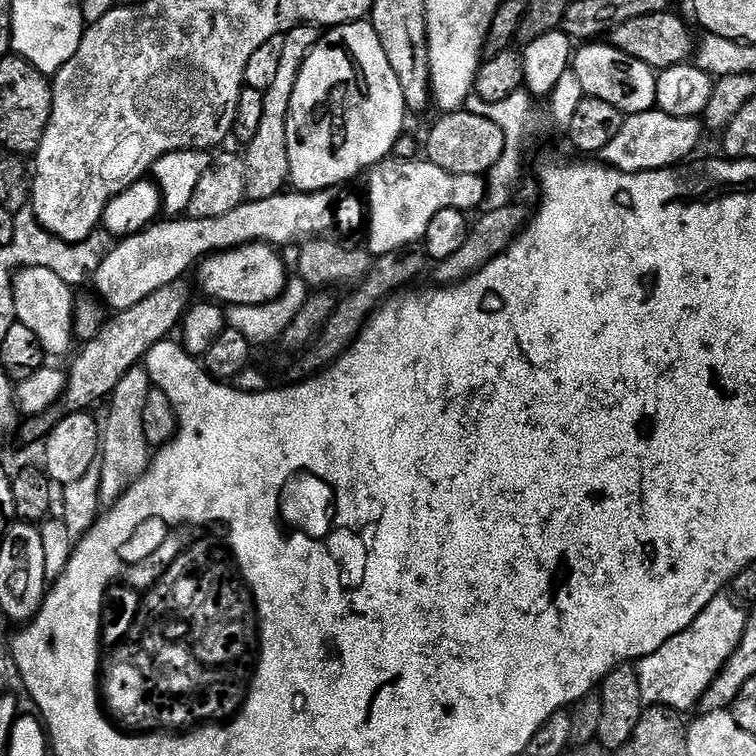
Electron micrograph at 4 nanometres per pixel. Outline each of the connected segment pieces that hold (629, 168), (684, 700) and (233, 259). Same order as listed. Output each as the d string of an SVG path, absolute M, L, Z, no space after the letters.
M659 110L639 112L628 116L622 130L610 141L602 153L602 160L609 168L620 172L653 172L659 168L679 165L700 144L699 119L678 118Z
M717 598L704 607L698 618L685 632L679 632L674 638L667 640L657 652L639 661L638 673L640 688L643 692L643 703L648 706L659 706L677 714L684 714L687 708L695 709L704 696L704 692L712 684L712 679L724 668L724 663L736 653L740 644L740 633L746 623L745 613L735 608L731 599Z
M249 243L244 247L233 248L207 257L199 265L200 284L204 287L205 297L224 306L268 306L279 301L284 291L286 275L284 264L275 247L265 243Z

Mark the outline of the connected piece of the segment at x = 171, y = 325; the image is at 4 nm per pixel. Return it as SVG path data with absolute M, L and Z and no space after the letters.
M177 282L162 286L160 290L155 290L148 298L143 298L142 302L138 302L136 306L131 306L130 309L117 311L111 319L104 324L100 333L88 343L85 343L77 354L76 361L72 364L72 369L67 369L67 384L62 397L63 411L69 412L87 412L99 400L107 401L112 394L112 391L118 386L118 382L132 367L139 365L141 361L147 357L148 352L155 344L169 339L173 335L172 331L181 327L182 321L185 318L185 313L190 308L188 302L188 288L184 282Z

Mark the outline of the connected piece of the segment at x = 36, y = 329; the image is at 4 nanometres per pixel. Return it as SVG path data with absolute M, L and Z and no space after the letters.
M27 266L21 268L13 275L12 282L16 319L37 335L47 355L60 356L67 352L70 342L74 340L73 313L76 298L72 296L73 289L52 270Z

